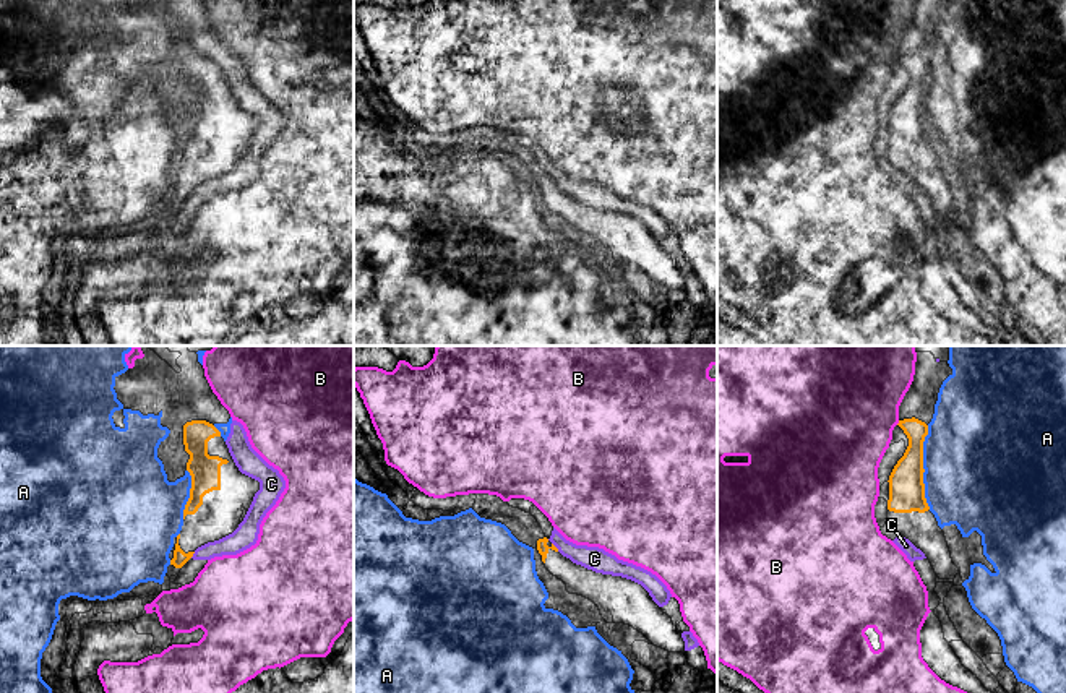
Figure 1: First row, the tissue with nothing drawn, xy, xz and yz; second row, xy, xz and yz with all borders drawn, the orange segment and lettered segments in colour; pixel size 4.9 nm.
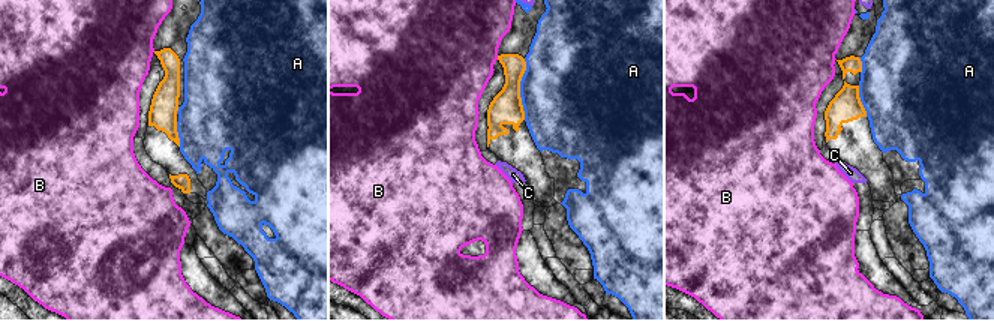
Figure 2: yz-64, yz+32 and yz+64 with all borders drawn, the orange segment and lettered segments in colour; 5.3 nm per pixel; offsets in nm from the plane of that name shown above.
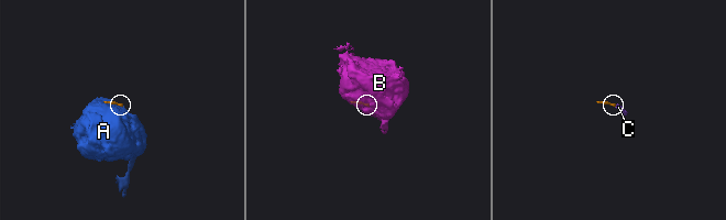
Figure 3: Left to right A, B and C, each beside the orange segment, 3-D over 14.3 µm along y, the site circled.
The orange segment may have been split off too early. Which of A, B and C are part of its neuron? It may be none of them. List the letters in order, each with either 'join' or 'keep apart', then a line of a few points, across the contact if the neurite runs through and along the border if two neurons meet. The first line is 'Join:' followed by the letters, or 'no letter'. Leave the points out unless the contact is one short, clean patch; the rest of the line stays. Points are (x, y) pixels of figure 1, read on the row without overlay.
Join: no letter
A: keep apart
B: keep apart
C: keep apart; line xz (552, 179), (558, 187)

